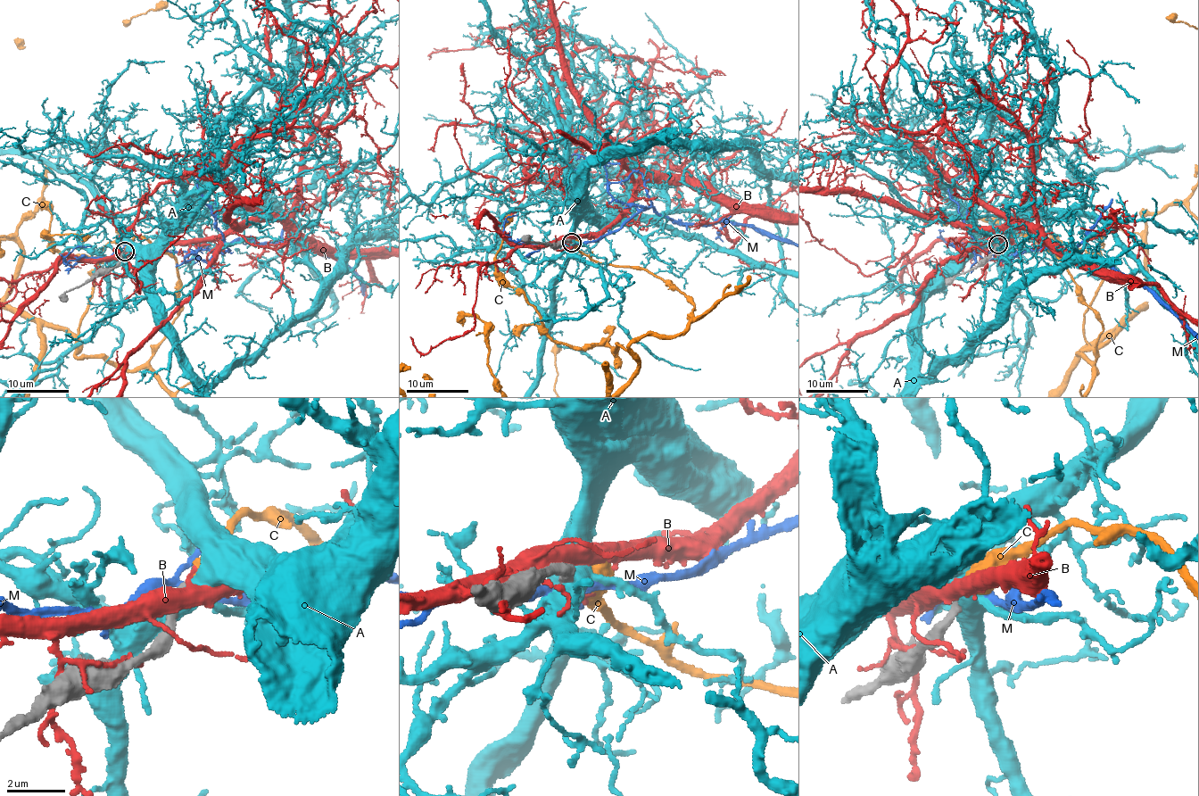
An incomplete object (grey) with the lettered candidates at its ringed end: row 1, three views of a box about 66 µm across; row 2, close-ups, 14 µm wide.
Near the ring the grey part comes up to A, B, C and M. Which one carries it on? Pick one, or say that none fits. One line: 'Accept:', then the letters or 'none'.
Accept: C

